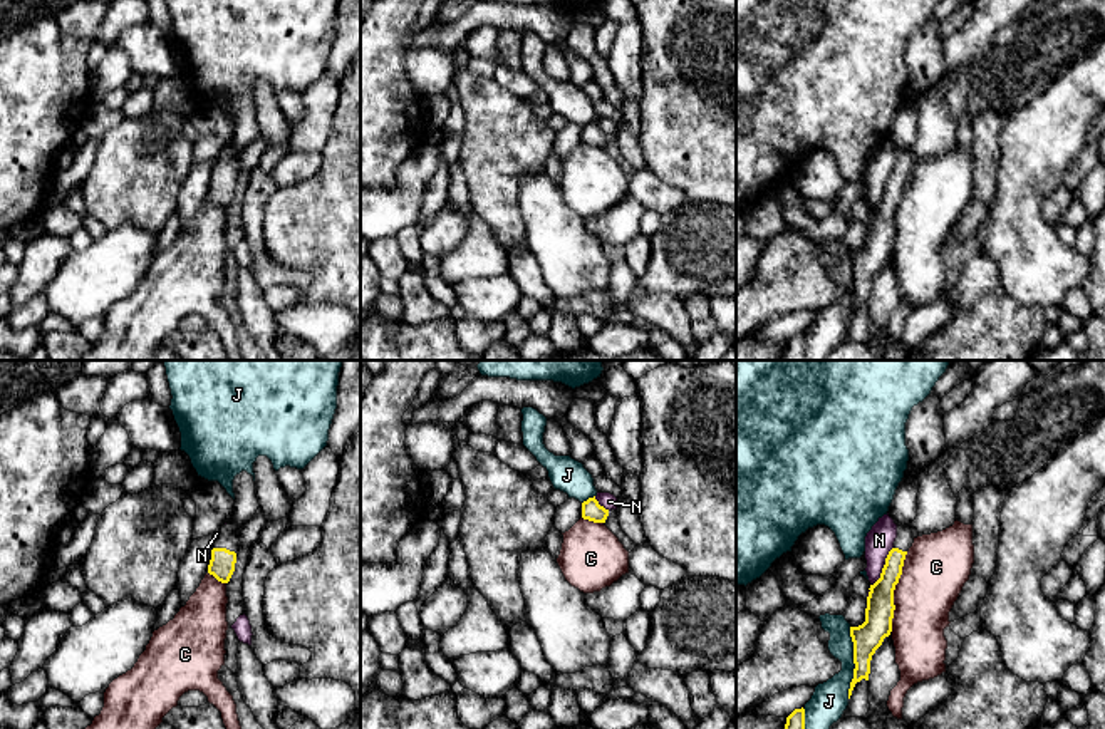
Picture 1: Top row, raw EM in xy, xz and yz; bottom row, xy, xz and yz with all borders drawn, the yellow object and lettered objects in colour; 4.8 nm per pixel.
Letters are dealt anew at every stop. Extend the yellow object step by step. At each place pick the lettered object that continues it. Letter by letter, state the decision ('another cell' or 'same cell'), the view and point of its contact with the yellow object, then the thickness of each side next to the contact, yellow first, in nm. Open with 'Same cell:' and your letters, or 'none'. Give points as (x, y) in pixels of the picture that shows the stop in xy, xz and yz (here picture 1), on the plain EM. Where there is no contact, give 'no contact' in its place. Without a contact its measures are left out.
Same cell: none
C: another cell; meets yellow in yz at (892, 217); 140 nm thick on the yellow side, 320 nm on the other
J: another cell; meets yellow in yz at (854, 287); 140 nm thick on the yellow side, 170 nm on the other
N: another cell; meets yellow in yz at (884, 191); 140 nm thick on the yellow side, 140 nm on the other

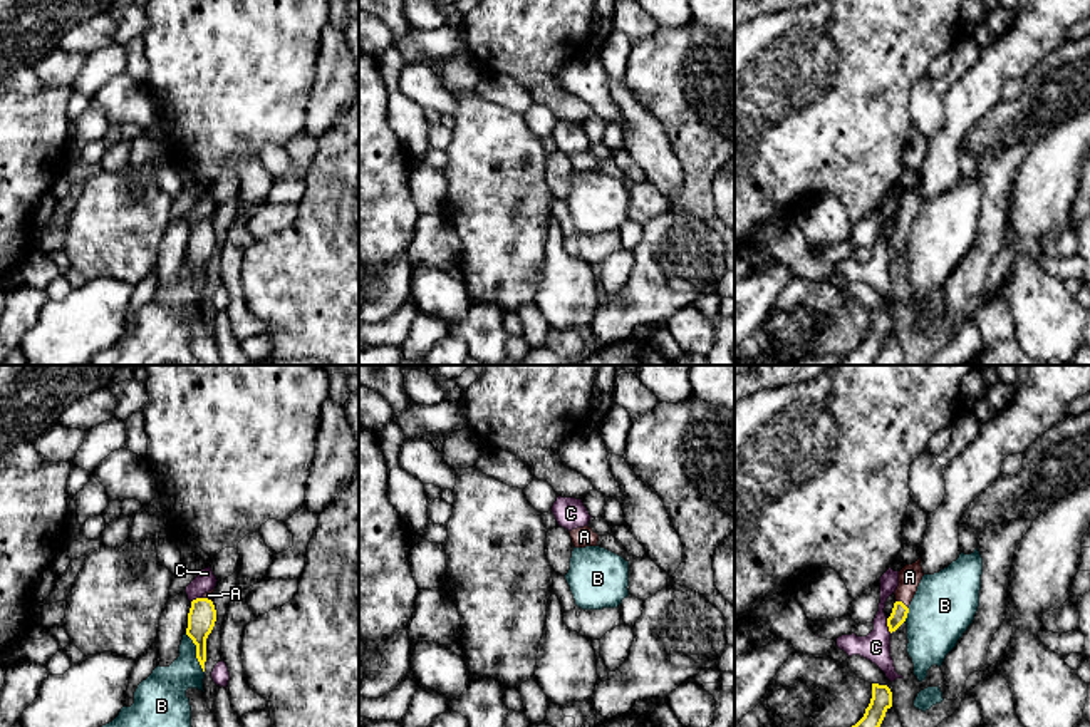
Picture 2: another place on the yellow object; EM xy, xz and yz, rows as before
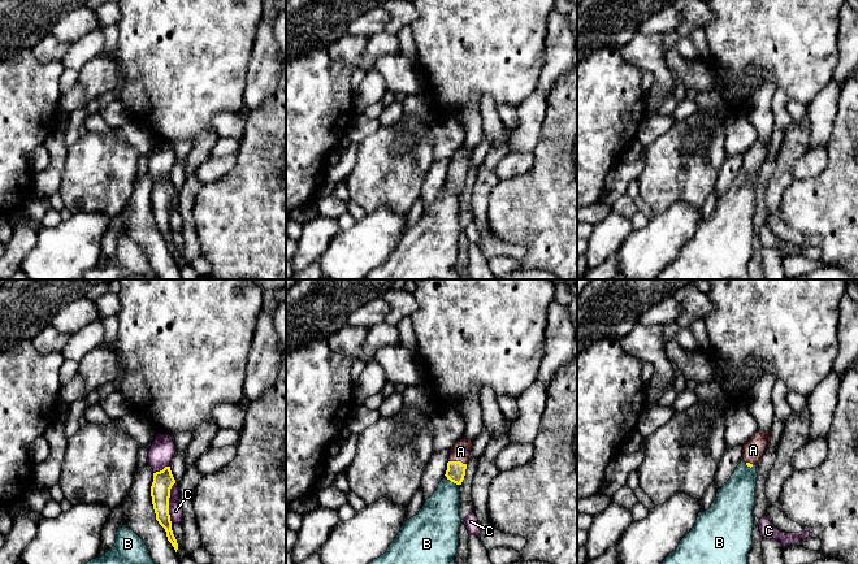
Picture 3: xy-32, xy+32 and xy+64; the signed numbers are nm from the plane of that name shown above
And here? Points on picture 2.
Same cell: A
A: same cell; meets yellow in yz at (903, 228); 80 nm thick on the yellow side, 110 nm on the other
B: another cell; meets yellow in xy at (197, 278); 140 nm thick on the yellow side, 220 nm on the other
C: another cell; meets yellow in yz at (887, 250); 80 nm thick on the yellow side, 140 nm on the other

